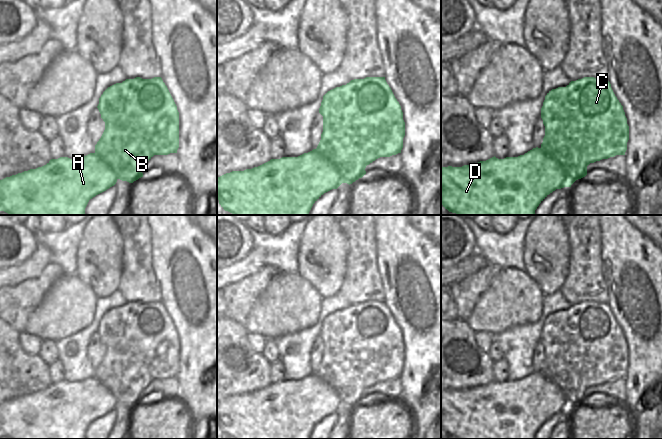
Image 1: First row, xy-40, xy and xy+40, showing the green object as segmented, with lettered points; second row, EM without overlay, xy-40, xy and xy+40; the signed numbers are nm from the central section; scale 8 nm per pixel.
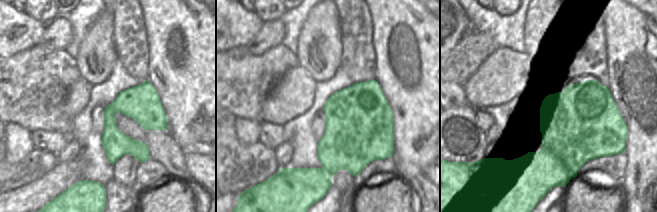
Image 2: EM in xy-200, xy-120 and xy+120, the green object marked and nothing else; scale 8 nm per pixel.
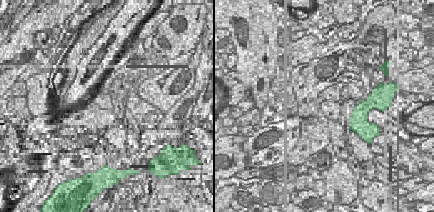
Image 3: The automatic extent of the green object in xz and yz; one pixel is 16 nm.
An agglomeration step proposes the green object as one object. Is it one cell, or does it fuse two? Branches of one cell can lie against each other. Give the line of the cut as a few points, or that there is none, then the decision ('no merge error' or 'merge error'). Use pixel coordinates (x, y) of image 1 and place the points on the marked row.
xy+40 (539, 148), (562, 168), (566, 177), (572, 183) | merge error

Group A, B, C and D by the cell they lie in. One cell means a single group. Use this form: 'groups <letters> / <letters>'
groups A D / B C

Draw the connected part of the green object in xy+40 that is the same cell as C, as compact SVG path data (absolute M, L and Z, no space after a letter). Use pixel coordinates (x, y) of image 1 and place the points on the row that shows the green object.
M584 77L571 81L566 87L552 89L545 96L541 108L541 118L545 126L545 136L540 149L563 168L567 179L572 184L587 175L587 166L590 163L616 155L625 155L629 140L629 126L623 106L615 96L610 82L606 79Z

